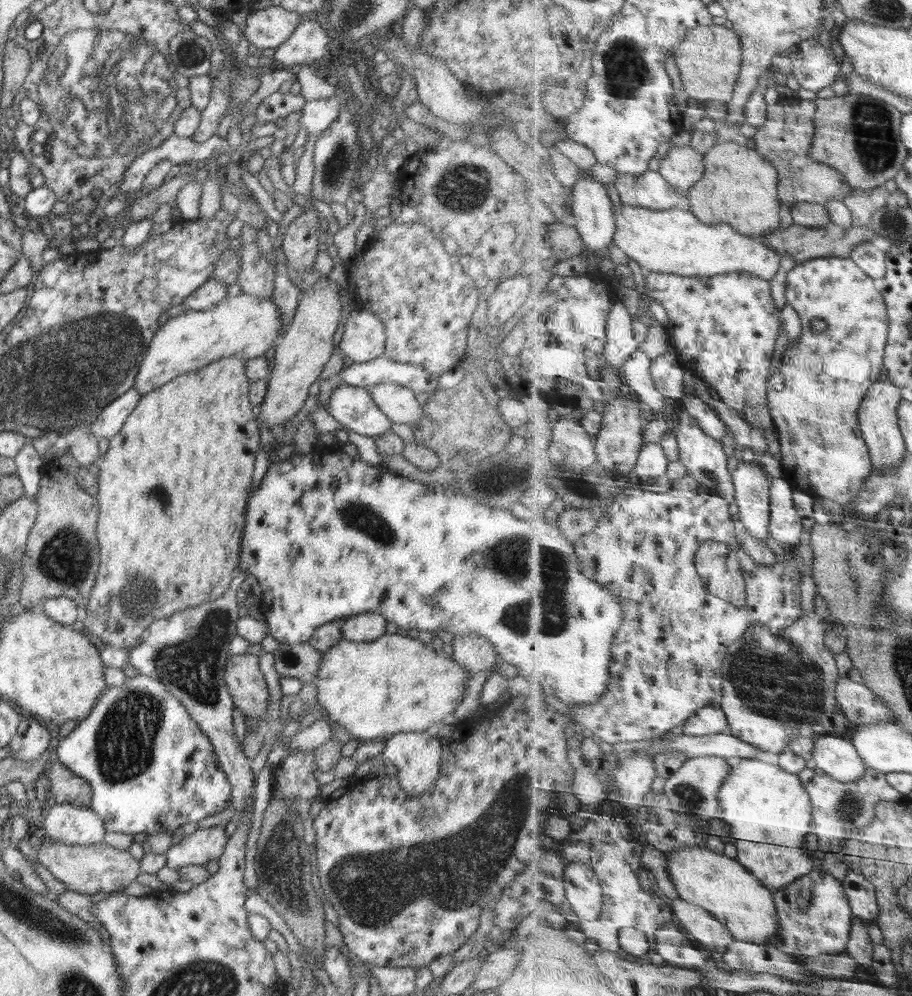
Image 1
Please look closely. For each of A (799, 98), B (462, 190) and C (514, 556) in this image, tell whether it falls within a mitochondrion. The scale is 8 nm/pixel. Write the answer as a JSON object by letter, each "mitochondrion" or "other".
{"A":"other","B":"mitochondrion","C":"mitochondrion"}

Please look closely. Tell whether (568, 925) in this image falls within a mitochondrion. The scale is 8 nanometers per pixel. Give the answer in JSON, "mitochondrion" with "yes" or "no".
{"mitochondrion":"no"}

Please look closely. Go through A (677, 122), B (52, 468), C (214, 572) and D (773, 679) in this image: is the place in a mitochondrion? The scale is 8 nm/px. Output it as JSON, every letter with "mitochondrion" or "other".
{"A":"other","B":"other","C":"other","D":"mitochondrion"}

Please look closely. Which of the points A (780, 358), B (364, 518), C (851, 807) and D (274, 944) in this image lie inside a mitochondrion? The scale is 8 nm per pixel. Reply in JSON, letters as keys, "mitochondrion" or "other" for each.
{"A":"other","B":"mitochondrion","C":"mitochondrion","D":"other"}

